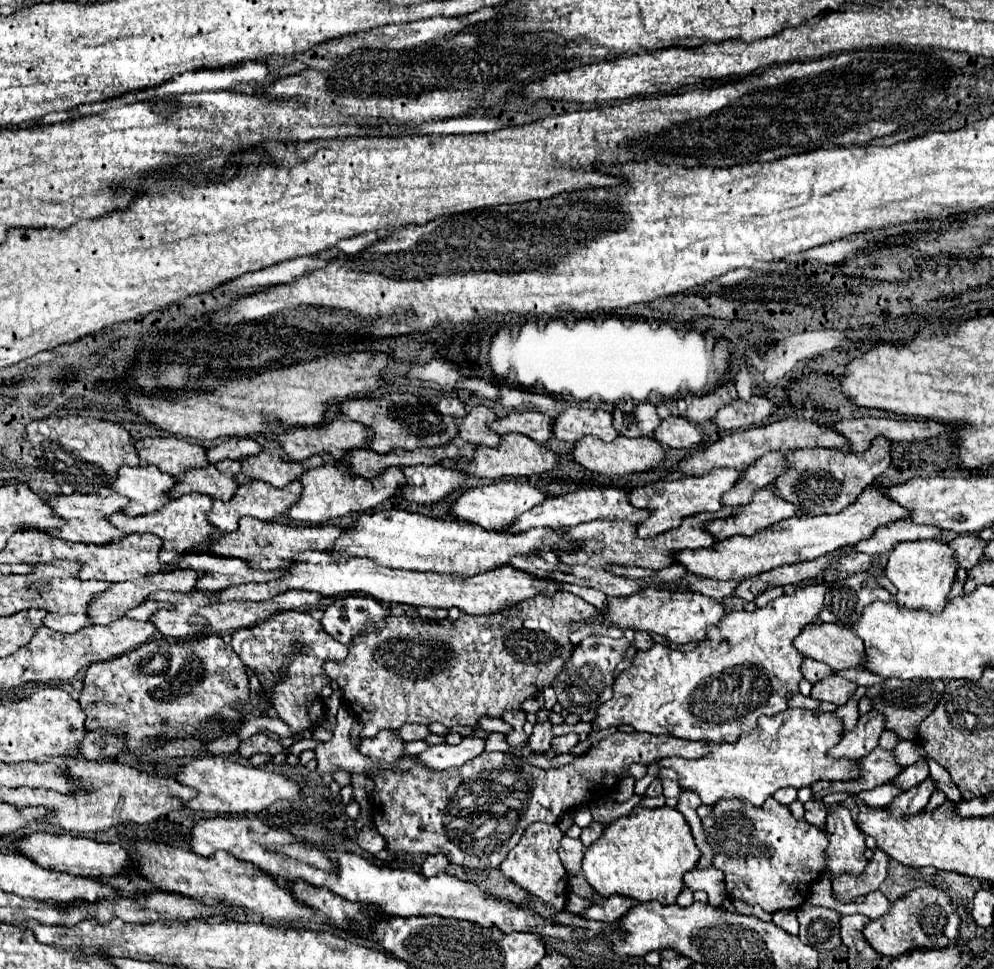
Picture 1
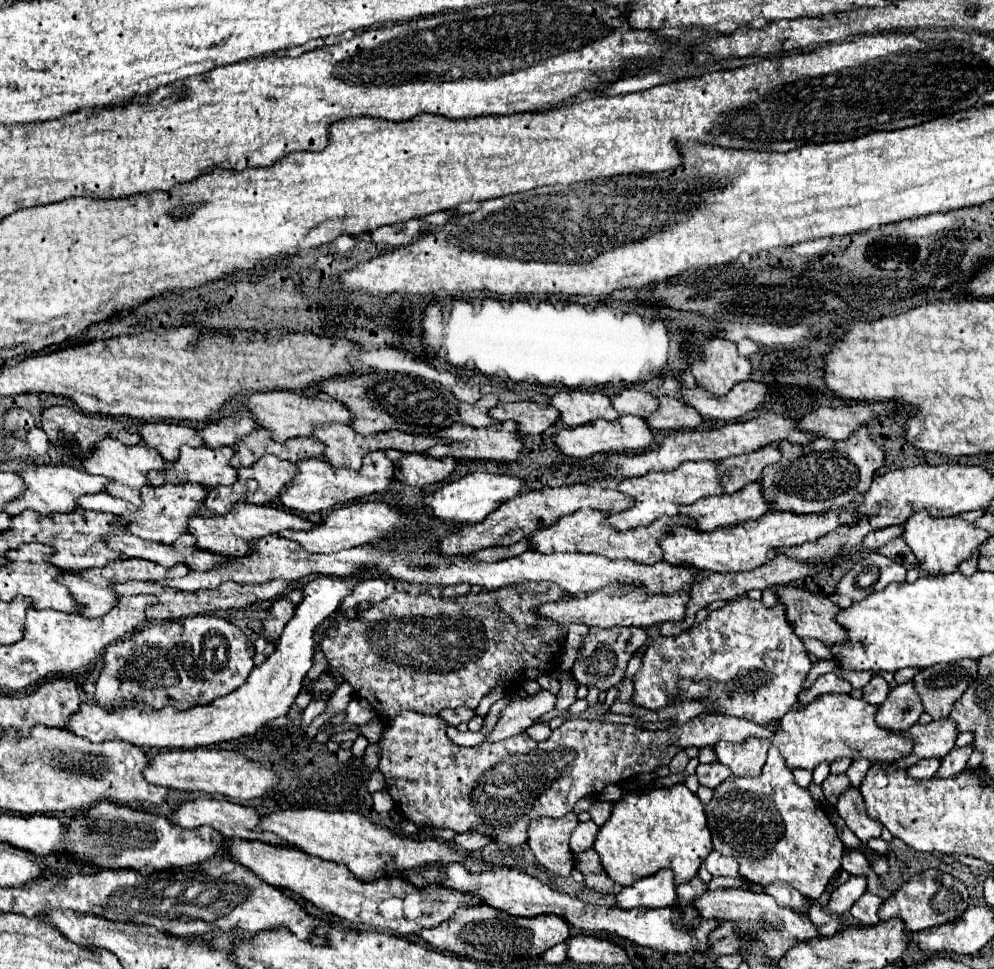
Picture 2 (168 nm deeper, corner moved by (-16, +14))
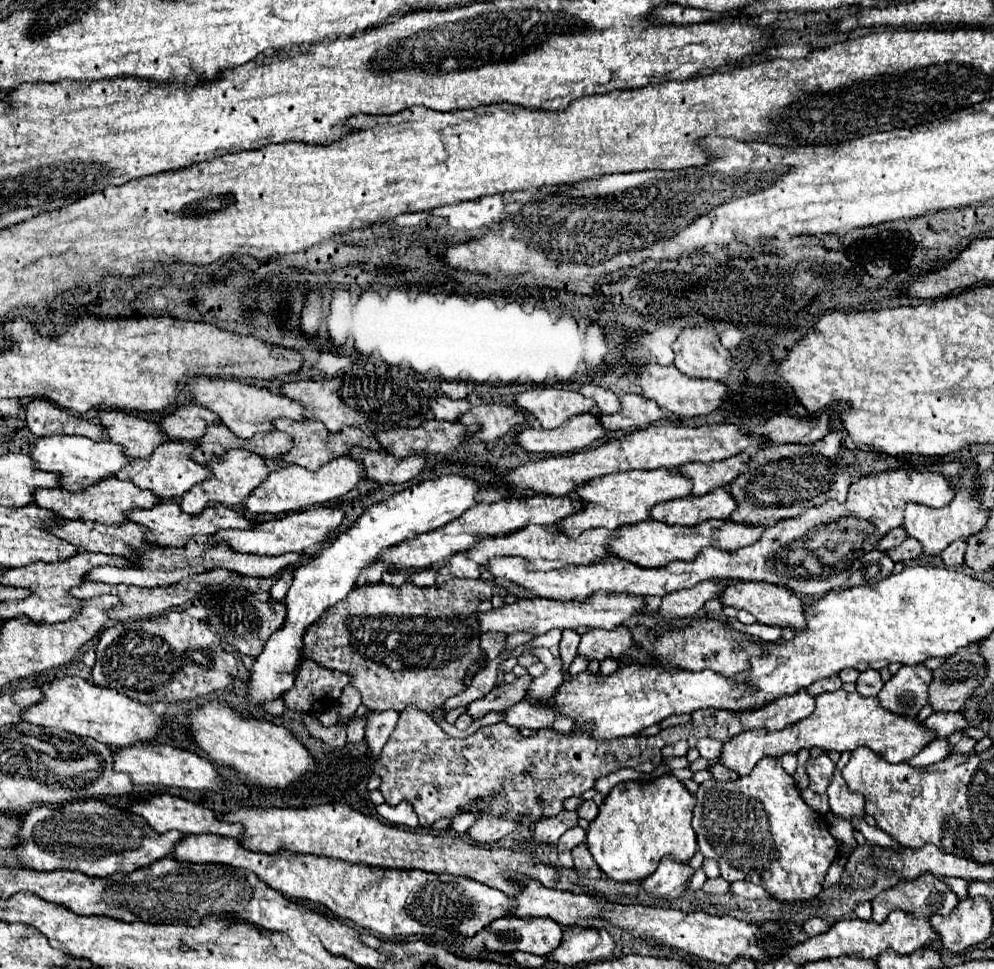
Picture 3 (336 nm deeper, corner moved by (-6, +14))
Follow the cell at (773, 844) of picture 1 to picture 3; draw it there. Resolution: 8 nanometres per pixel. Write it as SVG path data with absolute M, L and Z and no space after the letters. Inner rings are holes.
M762 757L750 775L738 777L736 781L704 781L696 793L696 807L692 827L698 837L698 847L704 857L714 859L720 865L726 881L750 881L766 885L770 895L778 901L810 901L820 889L830 863L838 857L838 843L828 831L824 815L812 811L794 779L784 771L778 759Z

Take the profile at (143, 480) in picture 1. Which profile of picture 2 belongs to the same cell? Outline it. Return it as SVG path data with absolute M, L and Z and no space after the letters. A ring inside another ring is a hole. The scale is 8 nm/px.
M104 439L98 441L92 449L92 453L86 459L80 459L84 471L88 471L90 475L102 475L110 479L108 489L104 489L106 493L114 495L114 497L122 497L134 505L140 505L140 487L148 485L146 481L146 473L152 469L164 469L166 461L160 457L160 453L156 453L156 449L150 449L146 445L122 445L116 439Z

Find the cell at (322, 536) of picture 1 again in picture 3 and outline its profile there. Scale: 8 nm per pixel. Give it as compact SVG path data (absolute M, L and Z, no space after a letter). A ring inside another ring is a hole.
M162 501L154 509L144 509L144 511L134 509L134 513L130 513L130 521L146 525L150 529L146 539L154 545L160 545L160 547L184 547L194 535L214 535L220 529L230 529L230 527L234 527L234 529L254 529L256 527L256 521L246 519L244 515L240 515L234 509L224 507L220 503L210 505L210 509L204 509L200 515L186 515L180 509L178 503Z

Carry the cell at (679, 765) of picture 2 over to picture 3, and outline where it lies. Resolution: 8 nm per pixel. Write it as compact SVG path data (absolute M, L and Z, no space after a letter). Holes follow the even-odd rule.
M678 741L676 745L664 747L664 749L662 749L662 755L664 755L664 757L684 757L686 751L688 751L688 745L682 743L682 741Z

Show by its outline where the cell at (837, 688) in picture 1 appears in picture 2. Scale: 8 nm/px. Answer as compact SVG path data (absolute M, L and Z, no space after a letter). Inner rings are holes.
M840 671L838 675L844 677L846 681L850 681L854 689L864 687L870 681L870 677L872 677L872 673L868 673L868 671Z

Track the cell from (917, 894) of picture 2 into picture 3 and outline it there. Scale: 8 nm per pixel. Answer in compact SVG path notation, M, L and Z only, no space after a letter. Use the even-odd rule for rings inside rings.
M924 873L912 881L900 881L896 887L890 887L886 891L882 891L878 897L872 899L872 921L876 923L884 923L886 917L894 911L894 909L900 909L900 911L906 911L906 913L912 913L916 917L924 917L928 919L930 915L934 913L950 913L956 905L958 905L958 897L956 893L944 883L940 881L938 877L930 875L930 873Z

